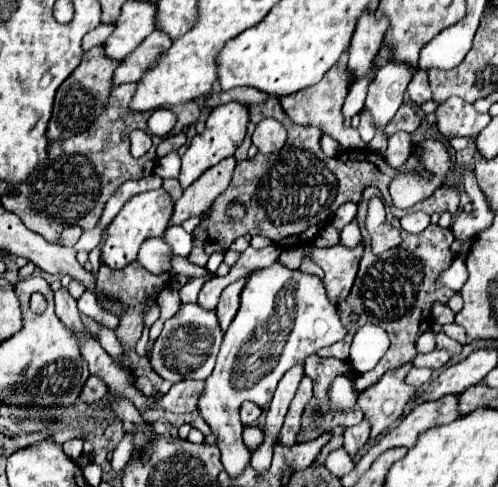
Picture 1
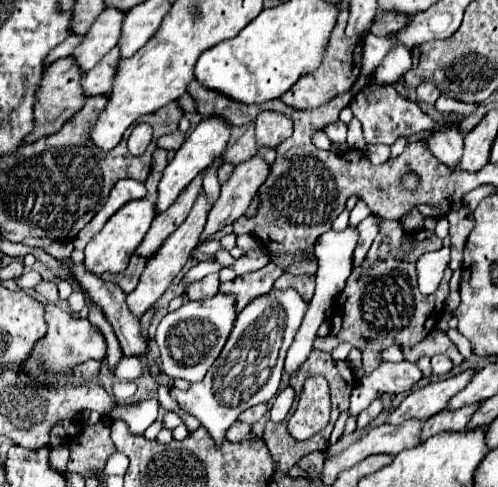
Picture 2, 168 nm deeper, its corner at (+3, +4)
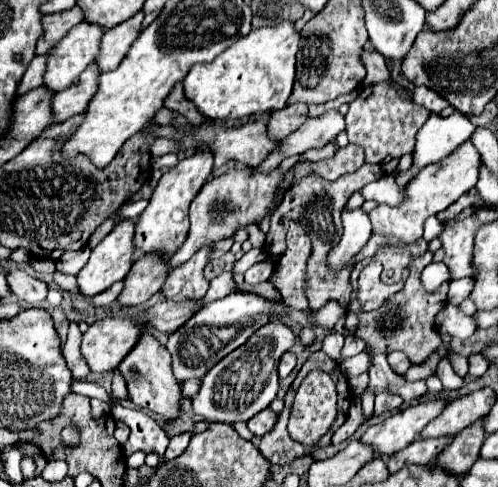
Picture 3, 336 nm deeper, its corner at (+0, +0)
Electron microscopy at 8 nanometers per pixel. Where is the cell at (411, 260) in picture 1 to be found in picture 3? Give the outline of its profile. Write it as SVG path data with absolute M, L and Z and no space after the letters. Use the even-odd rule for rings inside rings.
M426 252L418 258L412 260L410 264L410 278L406 280L404 288L394 294L382 308L374 310L374 312L366 312L360 314L360 306L358 302L350 304L352 312L358 312L360 316L360 328L358 328L358 336L362 340L366 340L372 350L376 352L392 352L392 350L402 350L412 364L424 364L428 360L428 356L432 352L438 352L442 348L440 344L440 334L434 328L434 316L442 310L442 306L446 304L446 296L448 296L448 284L442 284L438 288L438 292L428 294L420 282L420 274L422 270L432 262L432 254Z

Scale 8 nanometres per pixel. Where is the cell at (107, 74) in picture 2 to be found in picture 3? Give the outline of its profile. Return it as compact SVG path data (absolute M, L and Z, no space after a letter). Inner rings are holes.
M88 66L66 90L56 92L52 100L52 110L54 110L54 124L66 122L74 114L82 114L96 92L96 80L100 72L96 66Z

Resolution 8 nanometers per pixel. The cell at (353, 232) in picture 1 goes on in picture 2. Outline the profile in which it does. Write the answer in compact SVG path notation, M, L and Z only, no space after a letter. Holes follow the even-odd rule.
M363 200L357 202L357 206L351 210L351 216L349 216L349 226L359 226L359 222L363 222L367 216L371 214L371 210L367 208L367 204Z

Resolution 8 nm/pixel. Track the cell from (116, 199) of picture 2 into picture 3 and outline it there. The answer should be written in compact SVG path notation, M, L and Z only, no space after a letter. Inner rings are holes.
M136 200L136 202L128 202L128 204L124 204L124 206L120 208L122 218L134 222L134 218L138 218L138 216L144 212L146 204L148 204L148 200Z

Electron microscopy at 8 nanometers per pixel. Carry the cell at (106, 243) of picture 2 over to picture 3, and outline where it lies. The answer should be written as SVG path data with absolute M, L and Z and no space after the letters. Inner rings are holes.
M120 220L114 230L92 250L88 264L78 272L78 290L82 296L92 298L104 290L108 290L114 282L124 280L130 266L132 266L132 256L134 256L134 222L130 220Z

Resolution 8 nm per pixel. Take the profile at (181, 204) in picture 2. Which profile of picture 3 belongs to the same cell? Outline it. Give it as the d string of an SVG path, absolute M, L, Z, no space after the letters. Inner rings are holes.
M160 254L140 256L124 278L124 290L118 296L118 304L126 308L144 304L152 294L160 292L166 276L168 266Z

